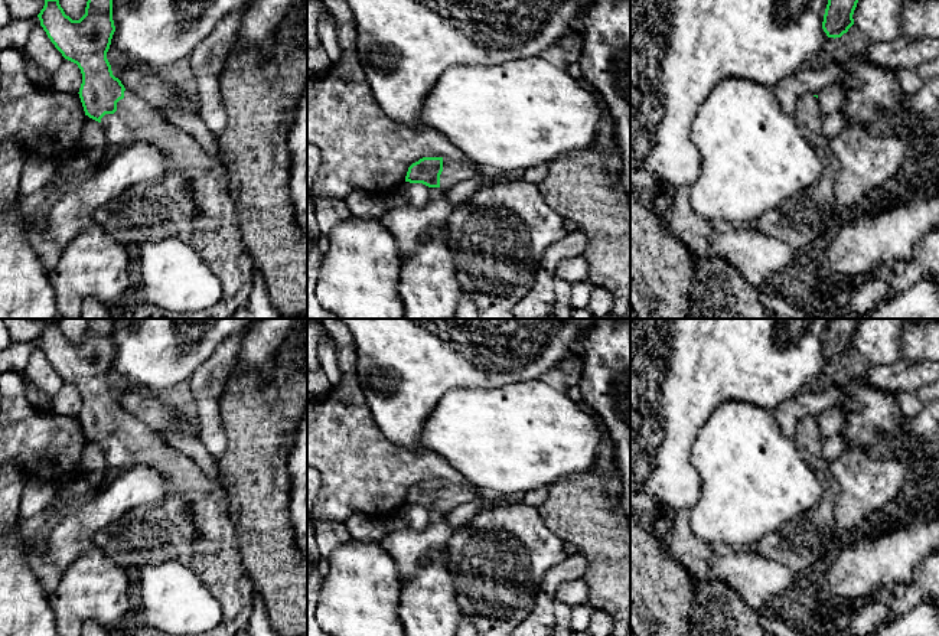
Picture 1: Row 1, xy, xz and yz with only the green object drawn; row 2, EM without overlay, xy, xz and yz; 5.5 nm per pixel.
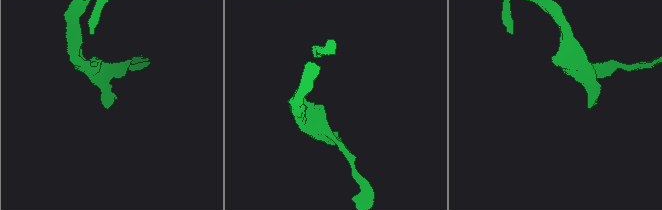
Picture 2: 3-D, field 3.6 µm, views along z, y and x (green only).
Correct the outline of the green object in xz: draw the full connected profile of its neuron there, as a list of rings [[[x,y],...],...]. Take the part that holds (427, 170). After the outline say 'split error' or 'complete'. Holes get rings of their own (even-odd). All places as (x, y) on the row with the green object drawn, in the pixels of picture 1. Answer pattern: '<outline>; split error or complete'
[[[423,157],[408,167],[405,182],[440,187],[443,192],[454,185],[488,172],[477,164],[464,164],[447,157]]]; split error

